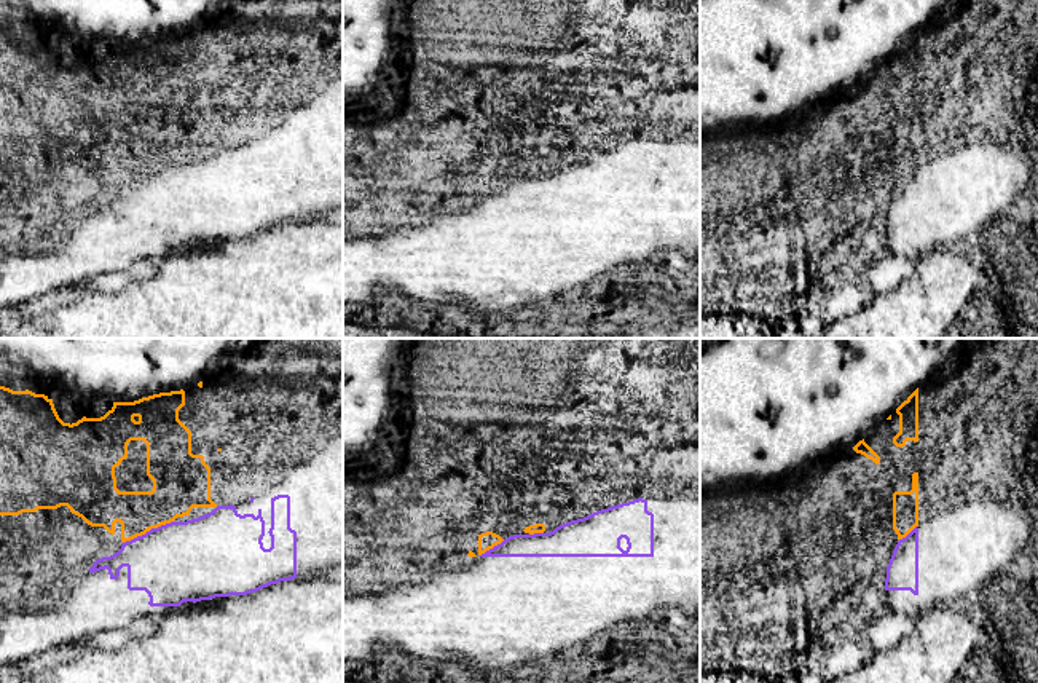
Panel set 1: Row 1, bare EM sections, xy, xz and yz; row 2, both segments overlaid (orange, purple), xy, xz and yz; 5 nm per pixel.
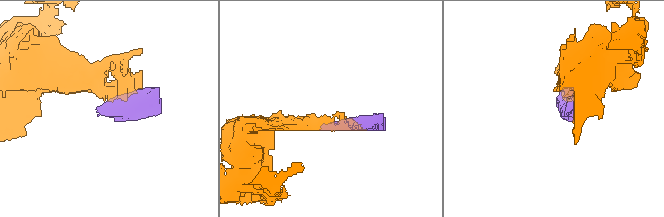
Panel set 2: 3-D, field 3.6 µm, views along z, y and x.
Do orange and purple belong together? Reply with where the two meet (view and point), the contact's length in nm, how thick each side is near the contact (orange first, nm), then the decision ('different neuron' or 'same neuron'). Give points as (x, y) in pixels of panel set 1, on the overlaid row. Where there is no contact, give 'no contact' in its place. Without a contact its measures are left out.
contact xy (147, 530); length 280 nm; calibres 240 and 400 nm; different neuron

